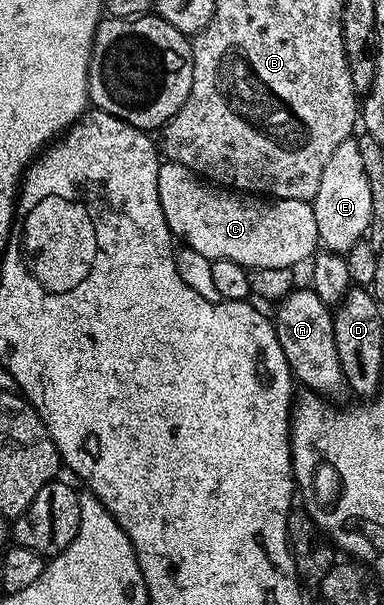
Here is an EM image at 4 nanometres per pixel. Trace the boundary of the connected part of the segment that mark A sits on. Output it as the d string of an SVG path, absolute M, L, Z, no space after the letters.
M300 286L280 300L277 308L276 314L274 313L275 334L278 336L278 342L295 381L305 389L313 390L322 396L332 396L328 394L332 394L340 388L342 390L345 385L344 373L341 361L338 360L337 345L334 344L333 313L328 305L318 298L311 287L301 288Z

